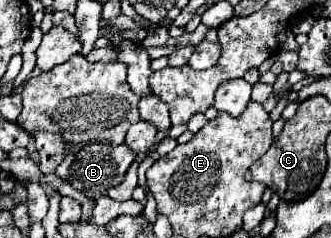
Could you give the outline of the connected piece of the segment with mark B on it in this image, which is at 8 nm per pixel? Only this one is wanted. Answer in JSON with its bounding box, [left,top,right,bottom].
[67,144,135,198]

